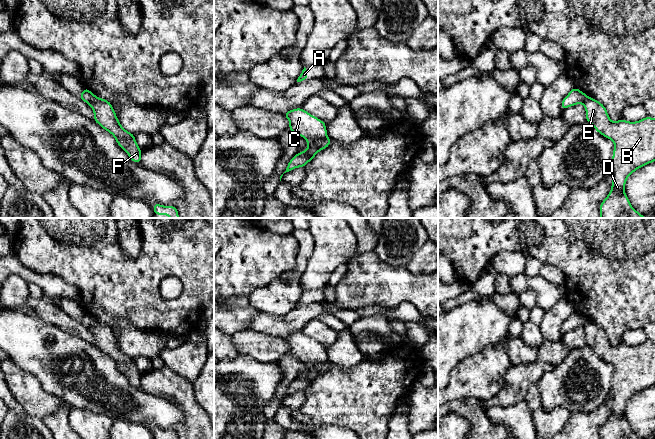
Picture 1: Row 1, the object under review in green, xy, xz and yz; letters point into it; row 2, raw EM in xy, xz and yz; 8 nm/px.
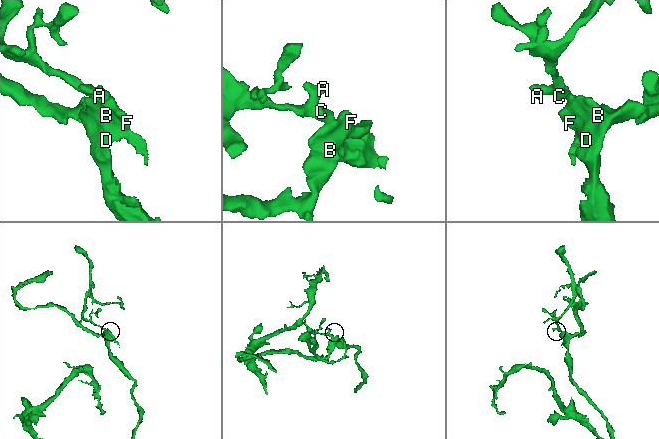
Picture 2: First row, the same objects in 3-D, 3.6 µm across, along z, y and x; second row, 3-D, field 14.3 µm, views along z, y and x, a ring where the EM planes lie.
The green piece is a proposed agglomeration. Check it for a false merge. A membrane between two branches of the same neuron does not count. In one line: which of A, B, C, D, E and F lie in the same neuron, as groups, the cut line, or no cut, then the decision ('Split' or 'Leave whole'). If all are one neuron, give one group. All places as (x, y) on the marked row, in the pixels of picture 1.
Groups: A C / B D E F. Split along xz (327, 137), (308, 144). Split

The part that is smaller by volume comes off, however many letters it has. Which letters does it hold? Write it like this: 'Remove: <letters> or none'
Remove: A, C

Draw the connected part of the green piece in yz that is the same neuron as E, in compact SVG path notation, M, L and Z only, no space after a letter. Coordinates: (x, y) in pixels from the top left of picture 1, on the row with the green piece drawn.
M587 97L584 101L586 122L589 122L598 133L614 142L612 156L612 188L607 198L600 204L600 218L646 218L630 204L624 192L627 178L638 168L655 161L655 119L646 116L637 122L628 122L623 118L612 122L602 103Z

